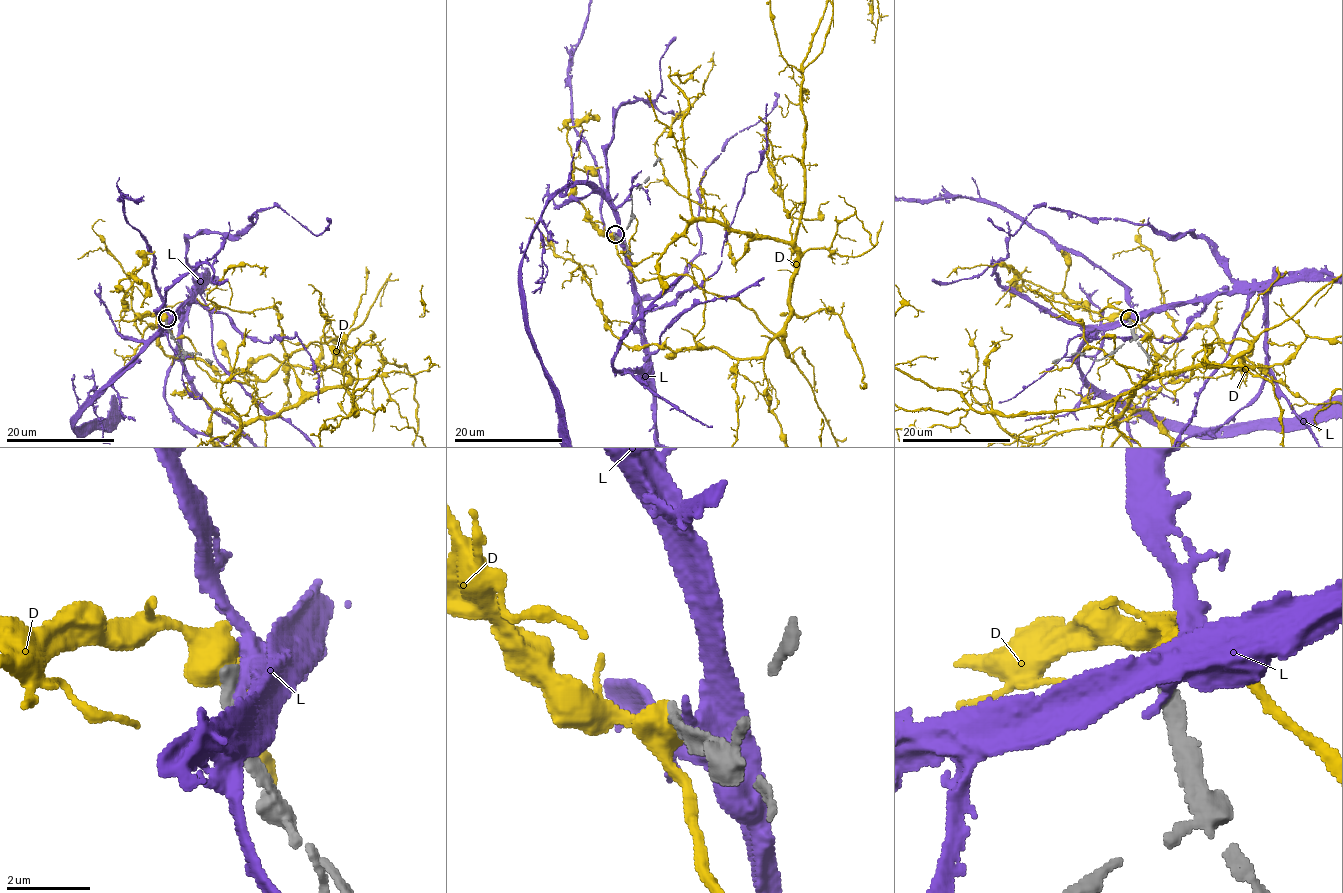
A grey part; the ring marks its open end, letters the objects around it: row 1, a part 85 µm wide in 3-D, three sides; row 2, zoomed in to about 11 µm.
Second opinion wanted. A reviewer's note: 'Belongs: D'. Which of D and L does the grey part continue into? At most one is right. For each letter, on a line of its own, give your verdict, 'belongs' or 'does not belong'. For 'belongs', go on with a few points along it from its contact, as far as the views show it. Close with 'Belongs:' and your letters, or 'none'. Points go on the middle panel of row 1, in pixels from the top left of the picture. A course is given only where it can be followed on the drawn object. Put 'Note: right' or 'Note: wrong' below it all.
D: does not belong
L: does not belong
Belongs: none
Note: wrong

